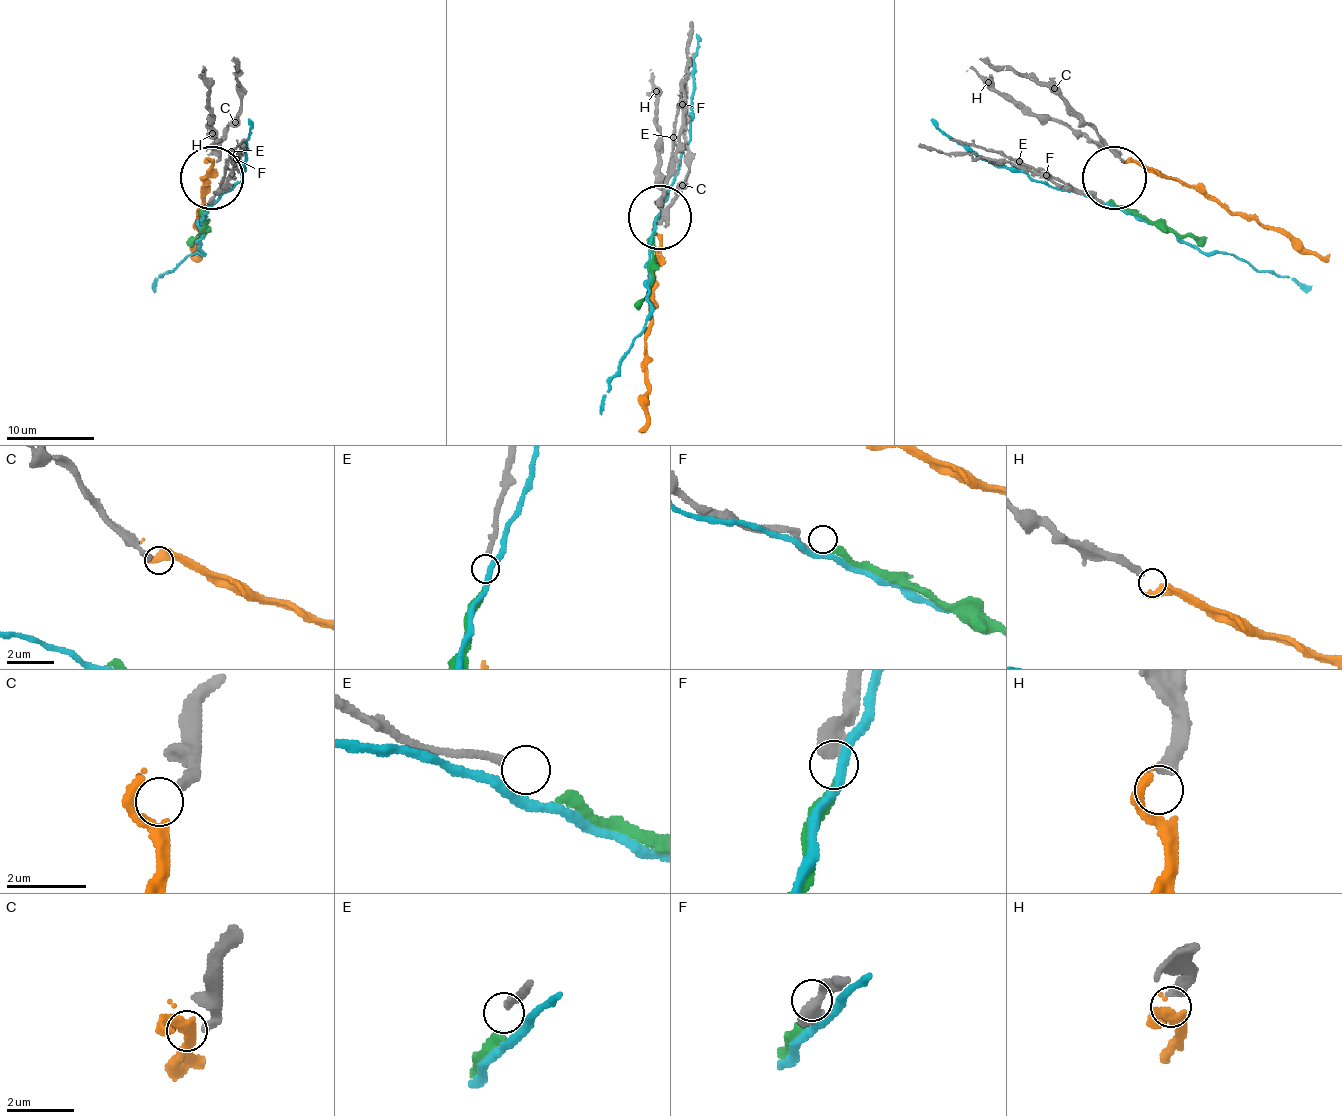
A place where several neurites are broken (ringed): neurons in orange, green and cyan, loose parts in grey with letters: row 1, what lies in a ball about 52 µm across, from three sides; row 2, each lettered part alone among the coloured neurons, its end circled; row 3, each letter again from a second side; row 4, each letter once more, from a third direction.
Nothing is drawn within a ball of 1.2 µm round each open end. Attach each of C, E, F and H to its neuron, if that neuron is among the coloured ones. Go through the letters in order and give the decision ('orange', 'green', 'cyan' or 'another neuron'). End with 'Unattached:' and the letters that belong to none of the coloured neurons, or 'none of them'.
C: another neuron
E: another neuron
F: green
H: orange
Unattached: C, E

